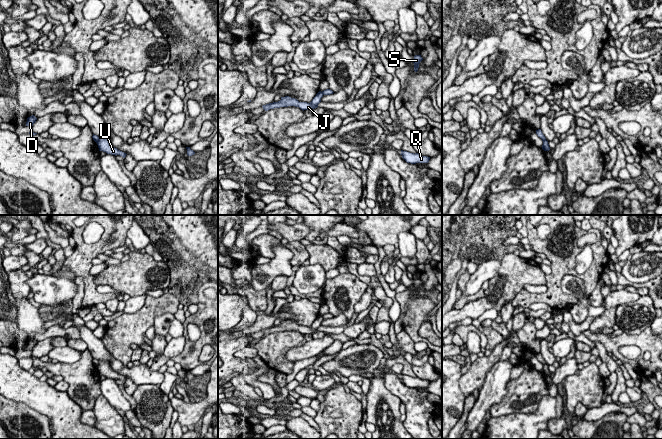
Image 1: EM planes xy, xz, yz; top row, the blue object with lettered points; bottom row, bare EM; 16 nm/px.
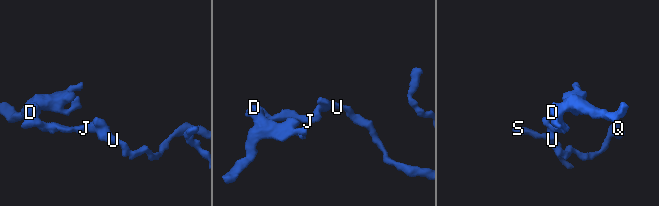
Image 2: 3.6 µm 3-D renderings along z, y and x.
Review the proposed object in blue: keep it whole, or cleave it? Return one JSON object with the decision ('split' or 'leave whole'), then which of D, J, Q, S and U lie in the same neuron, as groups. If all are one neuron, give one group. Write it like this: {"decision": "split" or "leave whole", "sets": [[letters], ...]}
{"decision": "split", "sets": [["D", "J"], ["Q", "S", "U"]]}

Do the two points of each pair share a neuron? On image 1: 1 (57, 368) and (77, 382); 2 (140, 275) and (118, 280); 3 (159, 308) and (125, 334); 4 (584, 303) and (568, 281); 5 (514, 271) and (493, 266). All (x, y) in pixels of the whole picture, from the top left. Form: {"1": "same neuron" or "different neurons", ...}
{"1": "same neuron", "2": "same neuron", "3": "same neuron", "4": "same neuron", "5": "different neurons"}

